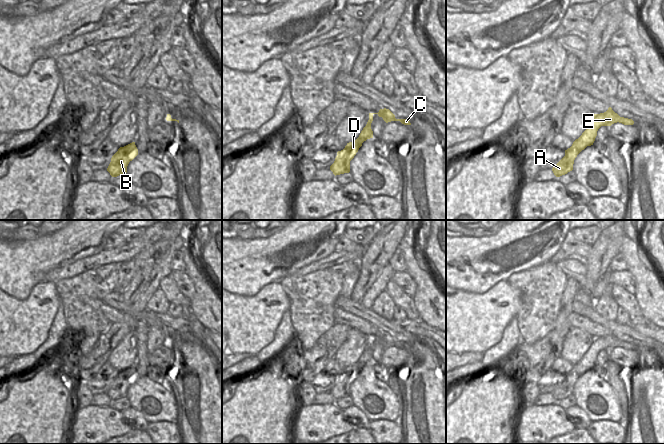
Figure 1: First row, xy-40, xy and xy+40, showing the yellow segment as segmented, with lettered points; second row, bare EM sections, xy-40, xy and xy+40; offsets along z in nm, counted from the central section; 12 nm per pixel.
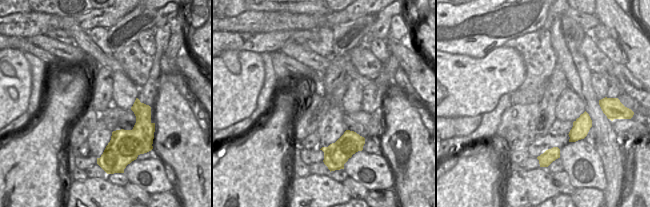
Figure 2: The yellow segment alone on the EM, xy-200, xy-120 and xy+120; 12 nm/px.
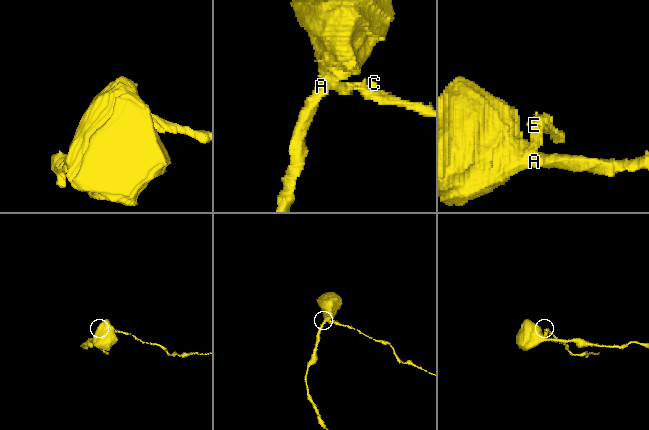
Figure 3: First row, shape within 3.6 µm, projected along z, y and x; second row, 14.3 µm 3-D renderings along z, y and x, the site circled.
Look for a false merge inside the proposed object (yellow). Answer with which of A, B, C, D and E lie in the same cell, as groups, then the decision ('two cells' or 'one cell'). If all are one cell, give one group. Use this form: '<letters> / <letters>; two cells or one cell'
A B D / C E; two cells

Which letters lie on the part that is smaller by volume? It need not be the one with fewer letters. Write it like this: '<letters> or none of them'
C, E

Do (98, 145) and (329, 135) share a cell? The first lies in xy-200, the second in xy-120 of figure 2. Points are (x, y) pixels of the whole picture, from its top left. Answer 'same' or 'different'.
same

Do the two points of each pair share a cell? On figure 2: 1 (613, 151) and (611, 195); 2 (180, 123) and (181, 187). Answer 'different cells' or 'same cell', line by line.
1: same cell
2: same cell

